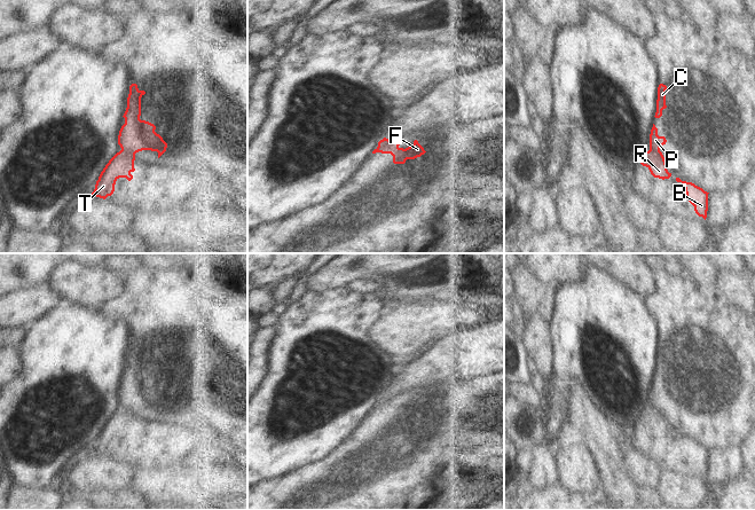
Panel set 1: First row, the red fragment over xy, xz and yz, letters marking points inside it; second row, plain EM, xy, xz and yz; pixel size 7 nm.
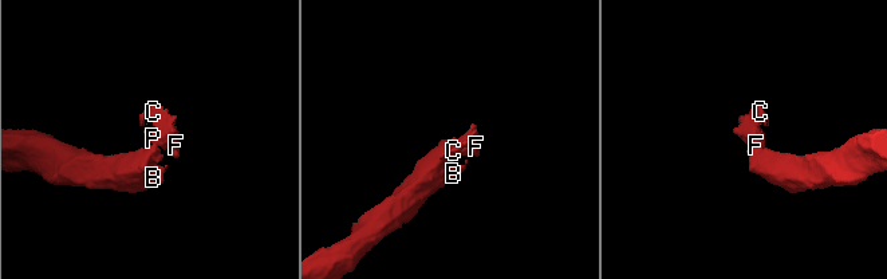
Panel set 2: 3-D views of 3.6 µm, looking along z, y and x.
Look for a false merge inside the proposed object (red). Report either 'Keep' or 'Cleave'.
Cleave.

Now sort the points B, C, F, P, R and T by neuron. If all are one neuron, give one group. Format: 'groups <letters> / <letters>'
groups B R T / C F P

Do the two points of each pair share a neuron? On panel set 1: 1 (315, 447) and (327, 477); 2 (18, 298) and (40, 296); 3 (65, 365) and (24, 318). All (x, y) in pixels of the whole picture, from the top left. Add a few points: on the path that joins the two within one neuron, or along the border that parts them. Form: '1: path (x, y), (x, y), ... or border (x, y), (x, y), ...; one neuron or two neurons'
1: border (341, 444), (333, 447), (320, 460), (295, 470); two neurons
2: path (24, 298), (34, 298); one neuron
3: border (52, 308), (26, 328); two neurons

